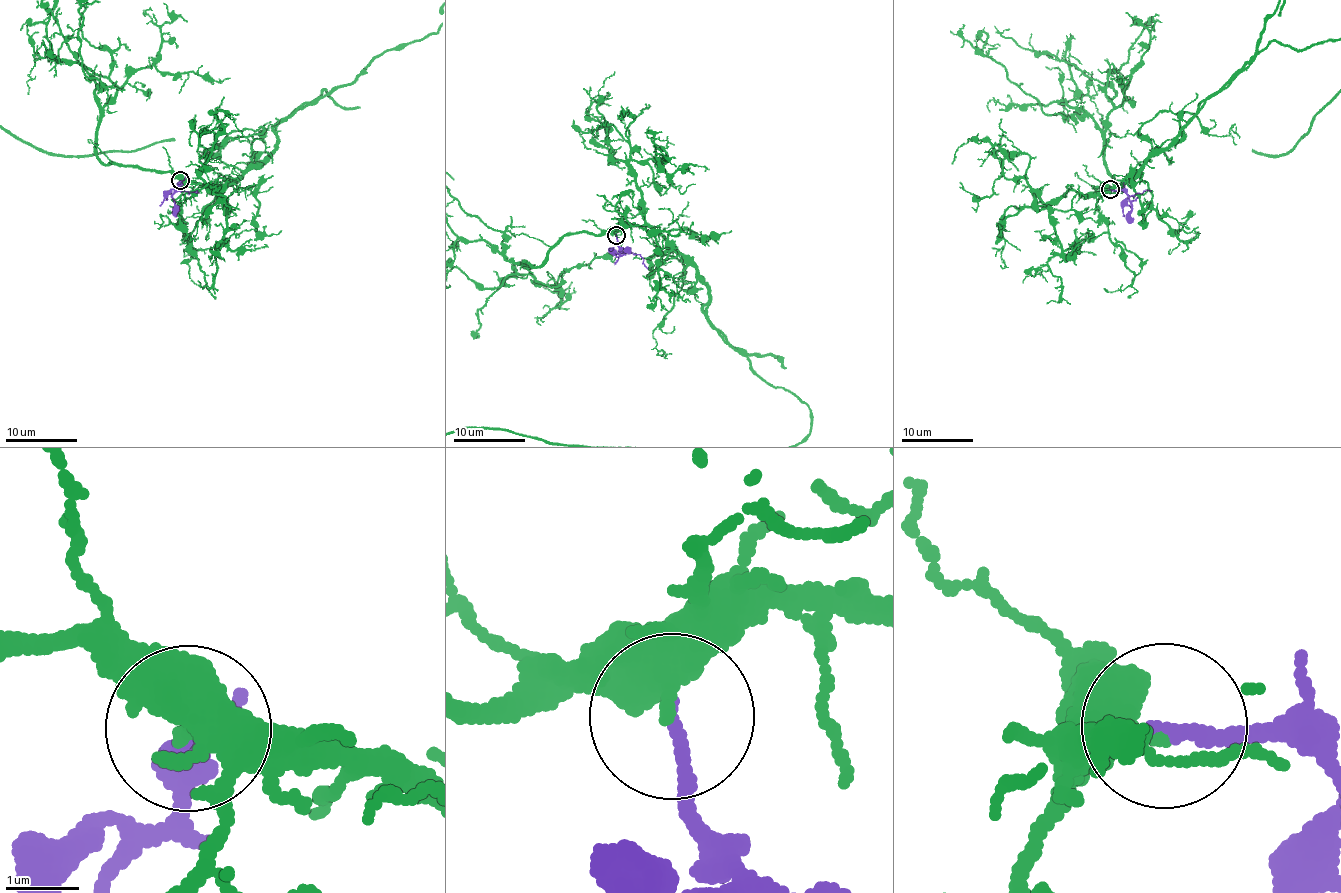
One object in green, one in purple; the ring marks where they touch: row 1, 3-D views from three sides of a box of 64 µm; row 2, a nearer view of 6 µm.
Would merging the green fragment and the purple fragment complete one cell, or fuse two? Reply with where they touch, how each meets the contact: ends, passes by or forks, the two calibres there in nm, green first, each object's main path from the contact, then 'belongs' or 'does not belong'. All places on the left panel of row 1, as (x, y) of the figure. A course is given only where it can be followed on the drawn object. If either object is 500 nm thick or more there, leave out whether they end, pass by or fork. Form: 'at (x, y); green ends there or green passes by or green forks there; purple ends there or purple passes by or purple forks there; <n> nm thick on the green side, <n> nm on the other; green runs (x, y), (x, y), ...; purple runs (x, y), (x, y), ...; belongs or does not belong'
at (180, 180); green ends there; purple ends there; 420 nm thick on the green side, 170 nm on the other; purple runs (179, 181), (182, 191), (199, 194); belongs

